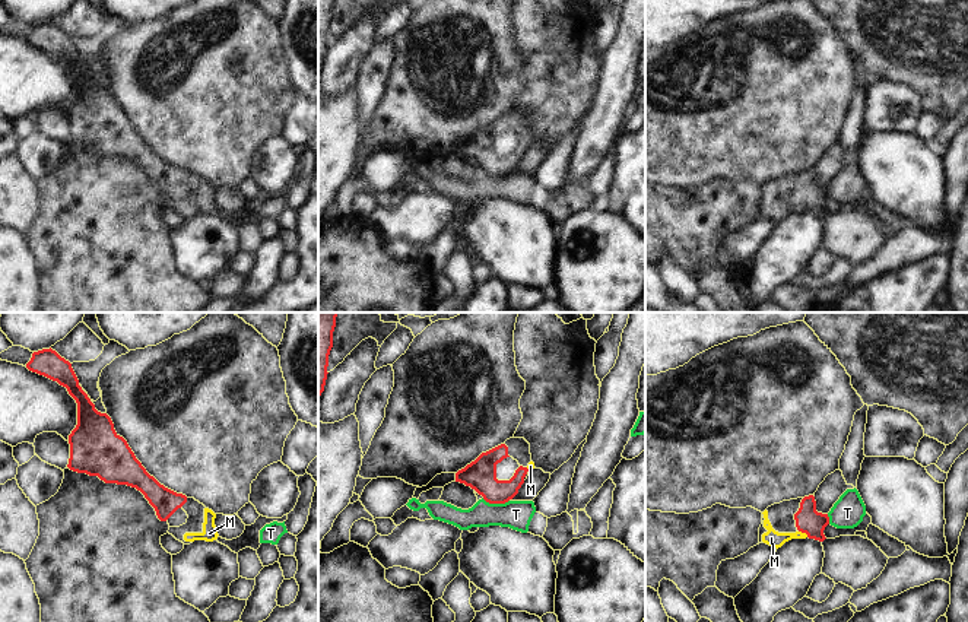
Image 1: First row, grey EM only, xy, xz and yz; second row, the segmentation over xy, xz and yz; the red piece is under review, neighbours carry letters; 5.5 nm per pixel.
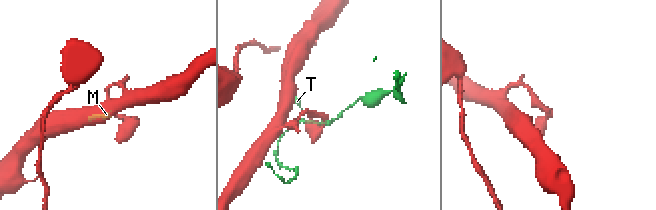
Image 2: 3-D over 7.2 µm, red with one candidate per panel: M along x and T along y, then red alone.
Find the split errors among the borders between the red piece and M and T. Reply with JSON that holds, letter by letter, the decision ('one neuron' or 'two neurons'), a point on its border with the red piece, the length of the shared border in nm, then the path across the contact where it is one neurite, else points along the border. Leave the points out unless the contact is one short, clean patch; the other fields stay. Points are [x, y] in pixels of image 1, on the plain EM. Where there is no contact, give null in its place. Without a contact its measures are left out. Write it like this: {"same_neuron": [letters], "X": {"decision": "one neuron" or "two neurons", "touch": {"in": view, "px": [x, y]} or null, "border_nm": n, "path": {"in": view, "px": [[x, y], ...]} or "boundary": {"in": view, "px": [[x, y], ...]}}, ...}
{"same_neuron": ["M"], "M": {"decision": "one neuron", "touch": {"in": "yz", "px": [803, 205]}, "border_nm": 70, "path": {"in": "yz", "px": [[808, 193], [803, 205], [771, 210]]}}, "T": {"decision": "two neurons", "touch": {"in": "xz", "px": [495, 175]}, "border_nm": 150, "boundary": {"in": "xz", "px": [[482, 171], [489, 175], [508, 174]]}}}

